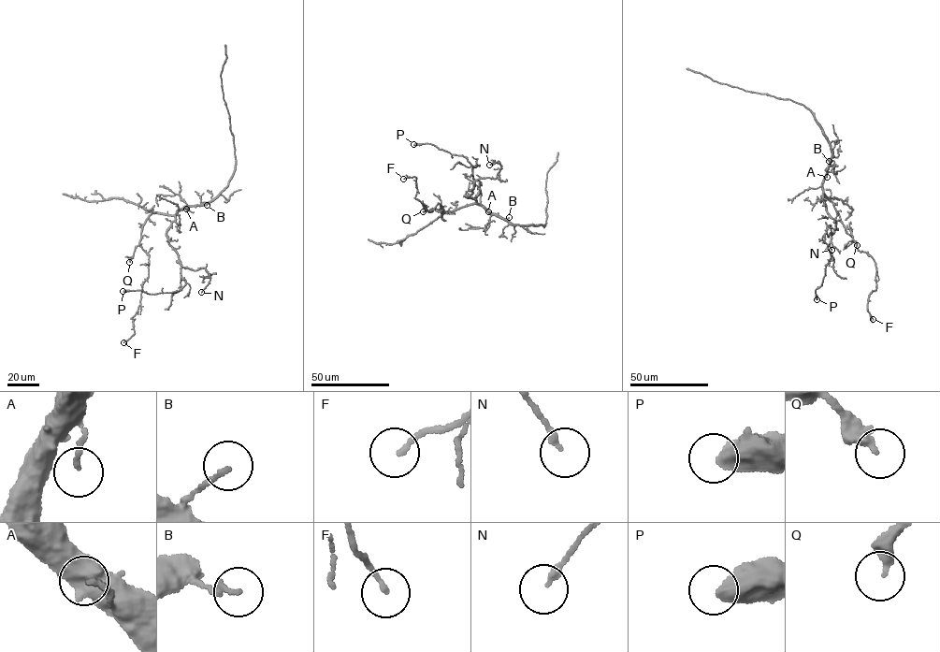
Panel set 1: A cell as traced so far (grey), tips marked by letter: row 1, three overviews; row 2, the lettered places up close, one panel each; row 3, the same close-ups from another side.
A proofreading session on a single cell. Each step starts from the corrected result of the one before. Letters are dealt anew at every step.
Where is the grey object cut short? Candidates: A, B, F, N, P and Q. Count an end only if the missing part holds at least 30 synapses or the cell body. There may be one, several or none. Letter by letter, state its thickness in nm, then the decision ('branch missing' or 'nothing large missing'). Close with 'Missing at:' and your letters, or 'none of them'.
A: 140 nm | nothing large missing
B: 150 nm | nothing large missing
F: 140 nm | nothing large missing
N: 180 nm | nothing large missing
P: 550 nm | nothing large missing
Q: 320 nm | nothing large missing
Missing at: none of them

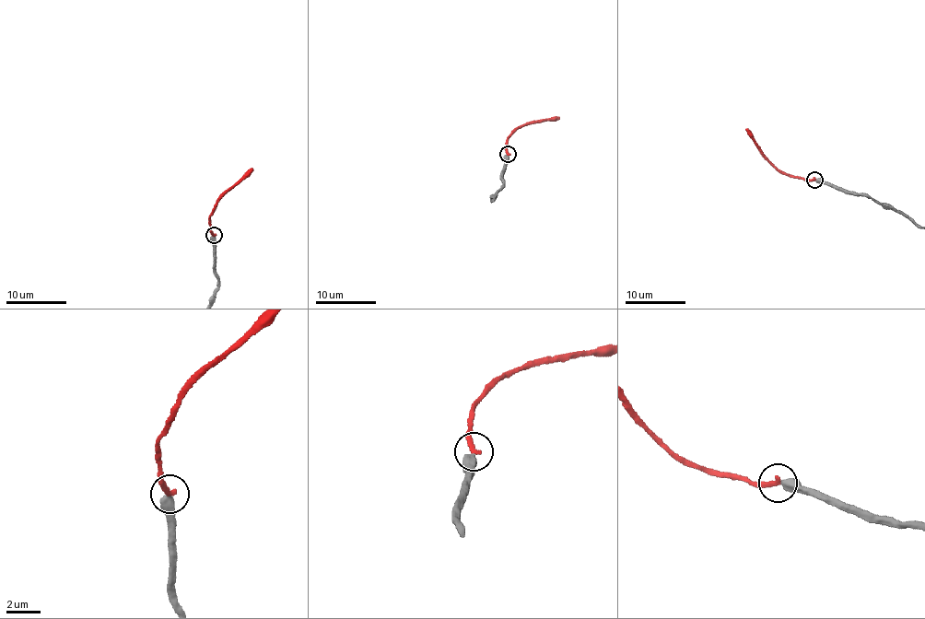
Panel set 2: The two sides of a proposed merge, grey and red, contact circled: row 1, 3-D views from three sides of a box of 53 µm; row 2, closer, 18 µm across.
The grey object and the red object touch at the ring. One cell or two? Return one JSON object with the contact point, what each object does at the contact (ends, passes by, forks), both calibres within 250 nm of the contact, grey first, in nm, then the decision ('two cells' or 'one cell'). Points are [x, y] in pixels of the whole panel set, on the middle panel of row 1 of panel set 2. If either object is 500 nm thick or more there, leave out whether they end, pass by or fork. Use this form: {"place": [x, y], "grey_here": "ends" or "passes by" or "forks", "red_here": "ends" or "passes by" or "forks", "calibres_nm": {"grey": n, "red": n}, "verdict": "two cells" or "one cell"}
{"place": [508, 154], "grey_here": "passes by", "red_here": "ends", "calibres_nm": {"grey": 360, "red": 280}, "verdict": "two cells"}

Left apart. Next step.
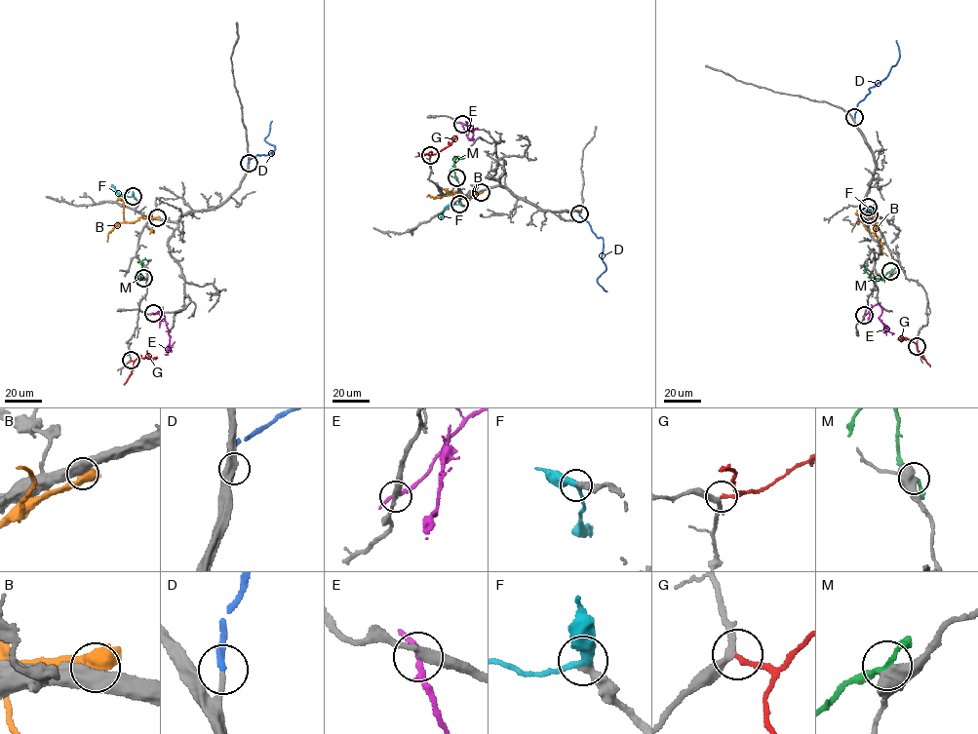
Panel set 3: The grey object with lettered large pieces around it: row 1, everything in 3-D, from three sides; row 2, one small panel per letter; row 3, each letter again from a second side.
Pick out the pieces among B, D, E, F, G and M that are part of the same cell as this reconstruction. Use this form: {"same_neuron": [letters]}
{"same_neuron": ["D", "F"]}

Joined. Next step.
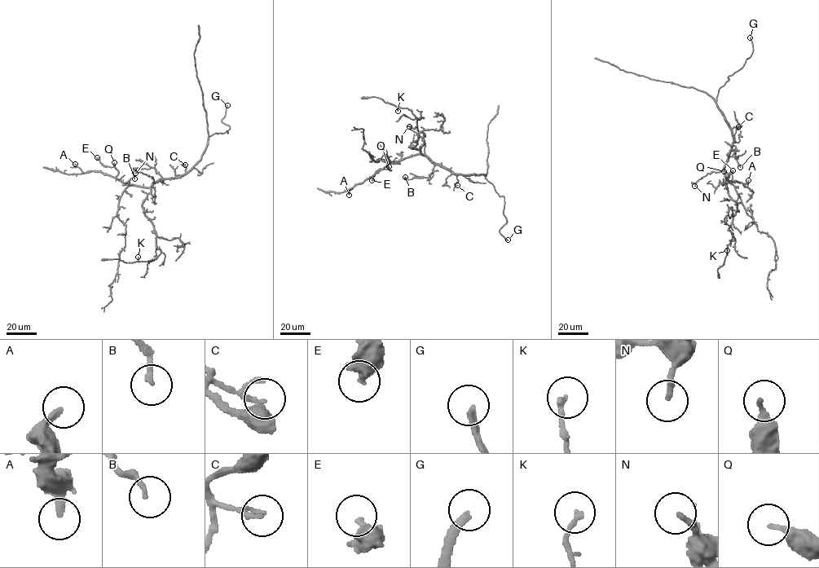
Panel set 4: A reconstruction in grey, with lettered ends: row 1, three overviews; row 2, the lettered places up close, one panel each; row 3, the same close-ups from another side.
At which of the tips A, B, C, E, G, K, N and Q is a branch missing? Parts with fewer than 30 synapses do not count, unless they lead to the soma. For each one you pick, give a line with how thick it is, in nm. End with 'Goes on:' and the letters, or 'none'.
A: 240 nm
G: 280 nm
Goes on: A, G

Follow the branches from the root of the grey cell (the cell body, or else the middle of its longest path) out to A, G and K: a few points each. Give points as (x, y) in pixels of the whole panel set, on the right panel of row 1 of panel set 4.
A: (728, 156), (724, 168), (726, 179), (730, 183), (737, 181), (744, 186), (748, 180)
G: (728, 156), (733, 140), (732, 130), (716, 98), (728, 76), (741, 68), (751, 55), (750, 37)
K: (728, 156), (725, 184), (730, 198), (737, 204), (728, 230), (732, 239), (727, 254), (727, 250)

